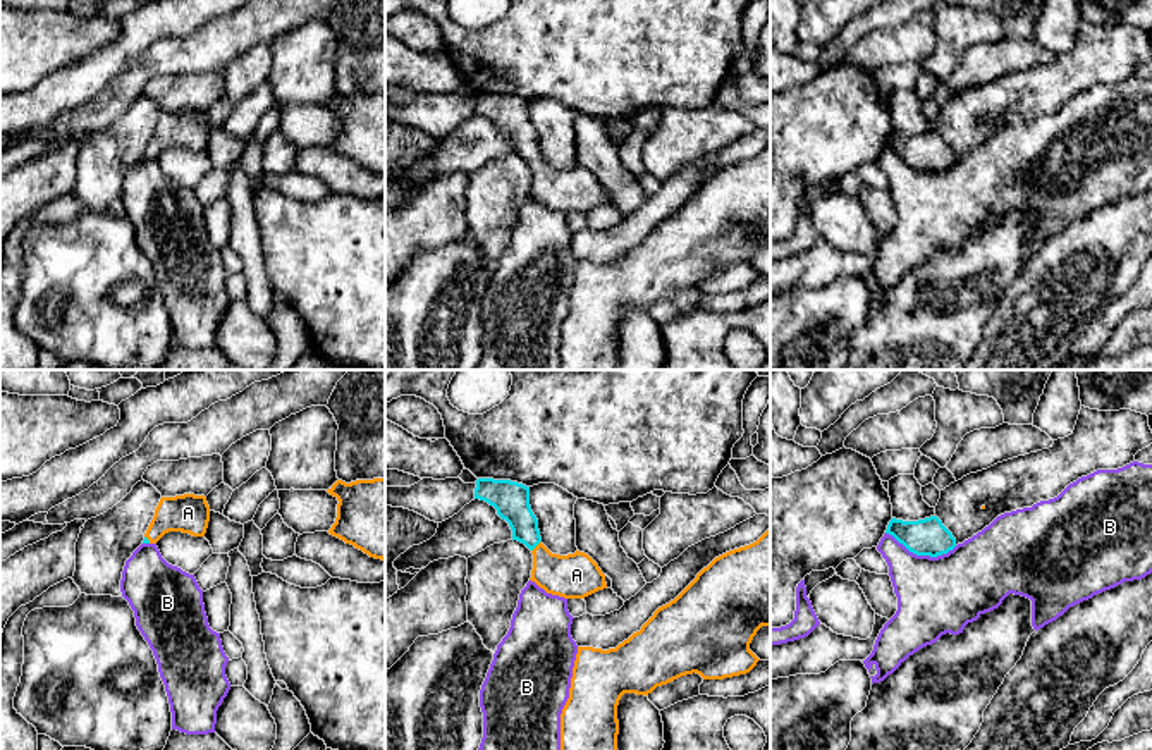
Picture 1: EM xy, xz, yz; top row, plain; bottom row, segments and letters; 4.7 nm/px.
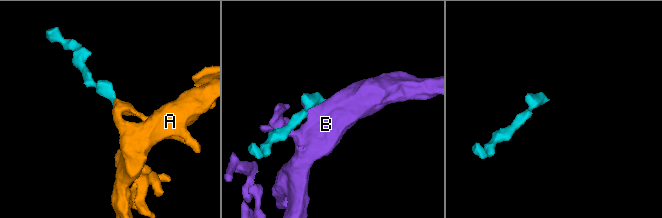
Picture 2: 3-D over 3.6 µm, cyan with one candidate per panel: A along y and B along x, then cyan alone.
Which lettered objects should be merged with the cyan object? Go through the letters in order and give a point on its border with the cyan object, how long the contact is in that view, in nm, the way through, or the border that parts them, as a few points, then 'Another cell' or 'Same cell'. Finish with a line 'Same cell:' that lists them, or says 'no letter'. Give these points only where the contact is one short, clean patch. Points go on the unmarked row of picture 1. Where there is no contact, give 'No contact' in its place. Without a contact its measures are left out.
A: Touches cyan at xz (537, 159). Shared border 70 nm. Path across: xz (511, 114), (525, 145), (537, 159), (563, 190), (576, 190). Same cell
B: Touches cyan at yz (922, 169). Shared border 340 nm. Boundary: yz (886, 147), (917, 169), (941, 171), (956, 160). Another cell
Same cell: A

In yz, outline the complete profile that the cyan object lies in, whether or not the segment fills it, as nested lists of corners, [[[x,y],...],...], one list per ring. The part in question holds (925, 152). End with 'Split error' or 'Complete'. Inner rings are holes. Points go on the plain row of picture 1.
[[[937,131],[918,136],[892,132],[885,148],[892,150],[910,167],[916,170],[937,172],[956,162],[956,153]]]. Complete

